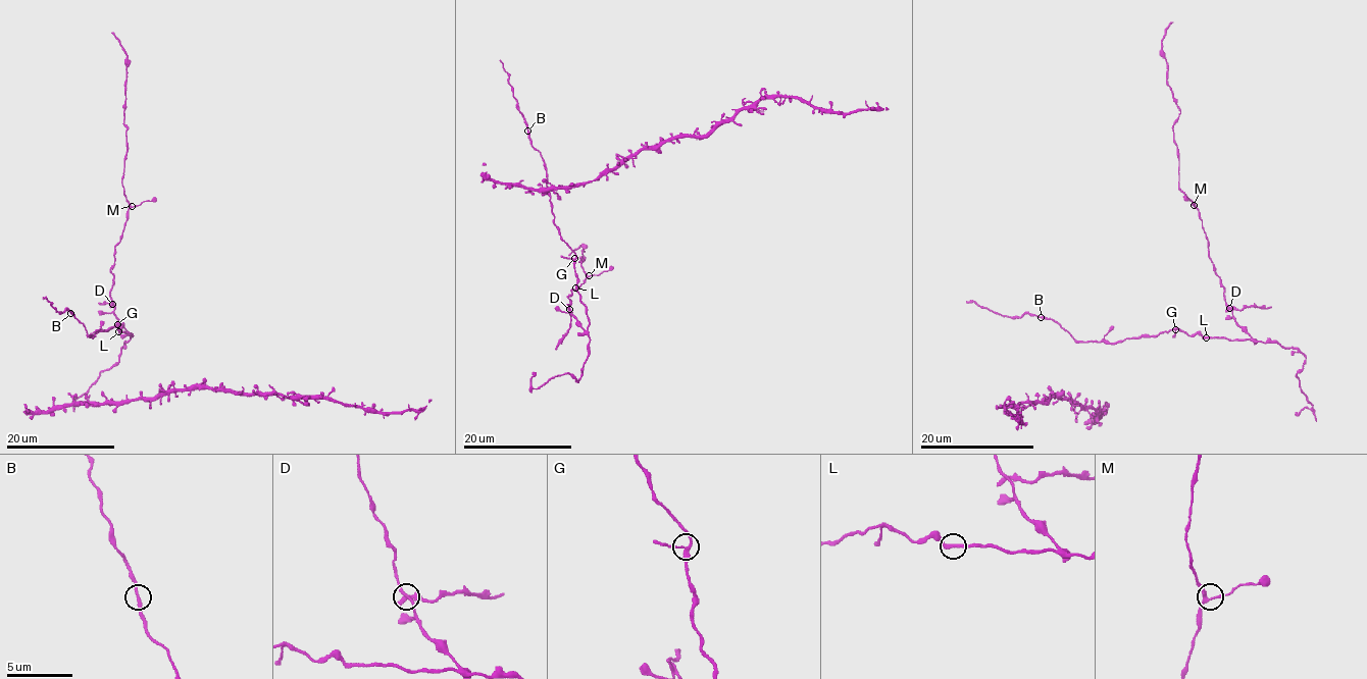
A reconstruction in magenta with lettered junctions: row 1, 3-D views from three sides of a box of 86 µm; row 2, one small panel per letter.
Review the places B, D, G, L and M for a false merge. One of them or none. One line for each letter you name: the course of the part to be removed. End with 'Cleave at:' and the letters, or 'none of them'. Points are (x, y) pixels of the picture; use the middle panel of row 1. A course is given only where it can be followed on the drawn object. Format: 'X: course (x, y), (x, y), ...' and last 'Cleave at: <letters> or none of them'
D: course (568, 310), (568, 332), (555, 349)
Cleave at: D

